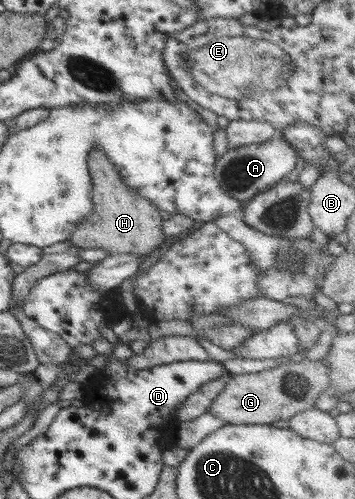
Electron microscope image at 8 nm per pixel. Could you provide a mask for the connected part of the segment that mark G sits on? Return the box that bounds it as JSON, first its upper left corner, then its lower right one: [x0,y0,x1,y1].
[209,360,330,425]

